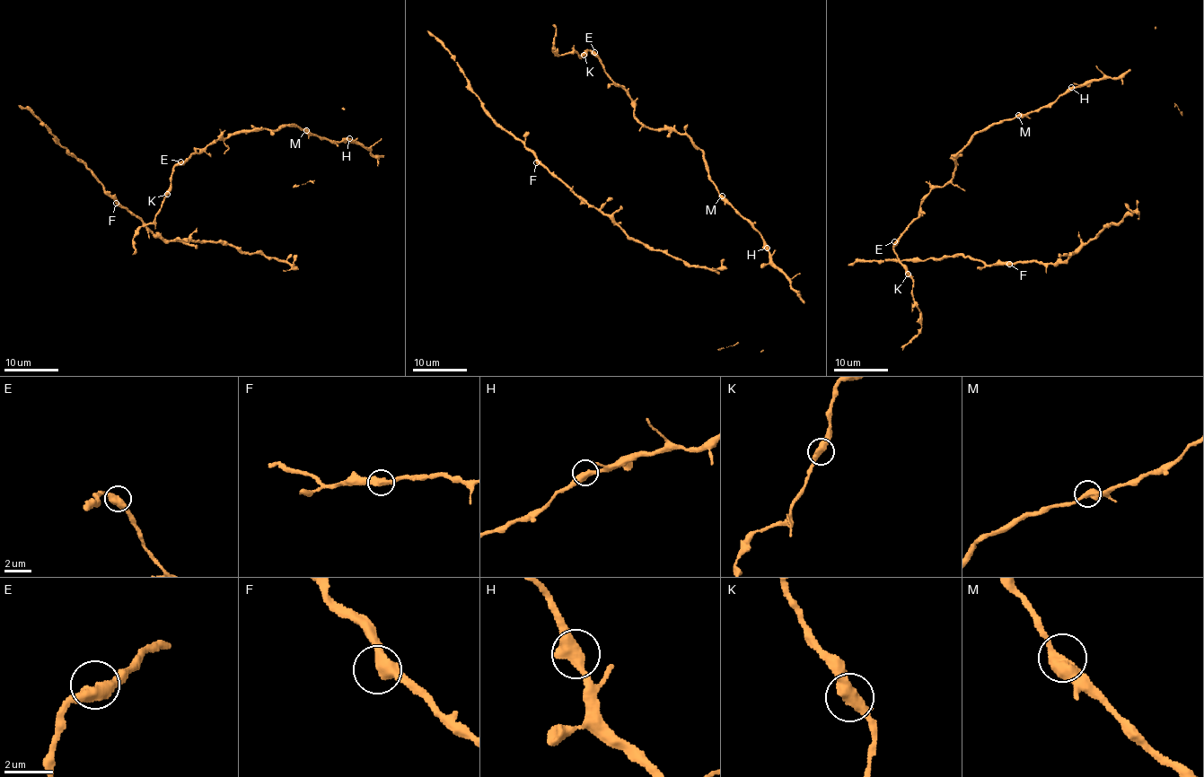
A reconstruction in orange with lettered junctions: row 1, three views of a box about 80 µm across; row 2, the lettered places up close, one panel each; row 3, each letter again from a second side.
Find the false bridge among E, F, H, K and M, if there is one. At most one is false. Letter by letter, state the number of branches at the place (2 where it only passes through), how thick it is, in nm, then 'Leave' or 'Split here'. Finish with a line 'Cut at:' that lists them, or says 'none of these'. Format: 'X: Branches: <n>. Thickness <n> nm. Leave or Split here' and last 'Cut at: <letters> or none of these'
E: Branches: 2. Thickness 480 nm. Leave
F: Branches: 2. Thickness 460 nm. Leave
H: Branches: 2. Thickness 480 nm. Leave
K: Branches: 2. Thickness 480 nm. Leave
M: Branches: 2. Thickness 480 nm. Leave
Cut at: none of these

